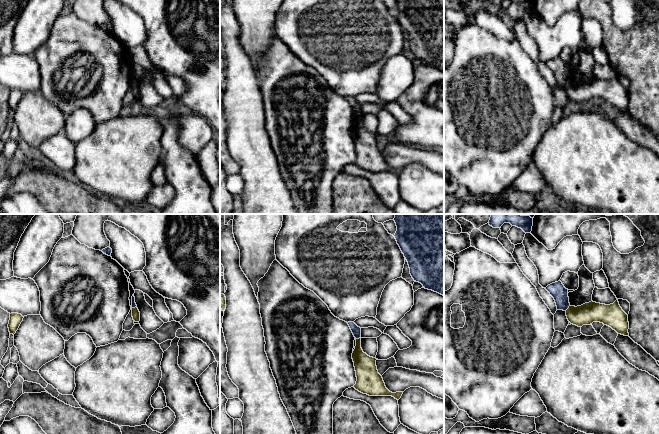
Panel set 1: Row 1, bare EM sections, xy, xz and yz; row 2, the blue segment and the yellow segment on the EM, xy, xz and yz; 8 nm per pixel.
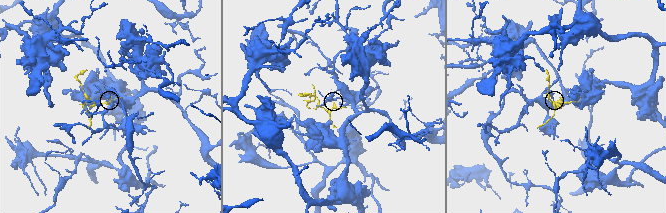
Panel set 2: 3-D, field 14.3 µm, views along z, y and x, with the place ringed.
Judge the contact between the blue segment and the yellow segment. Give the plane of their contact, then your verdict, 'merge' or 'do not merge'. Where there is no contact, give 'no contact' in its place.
yz | do not merge

